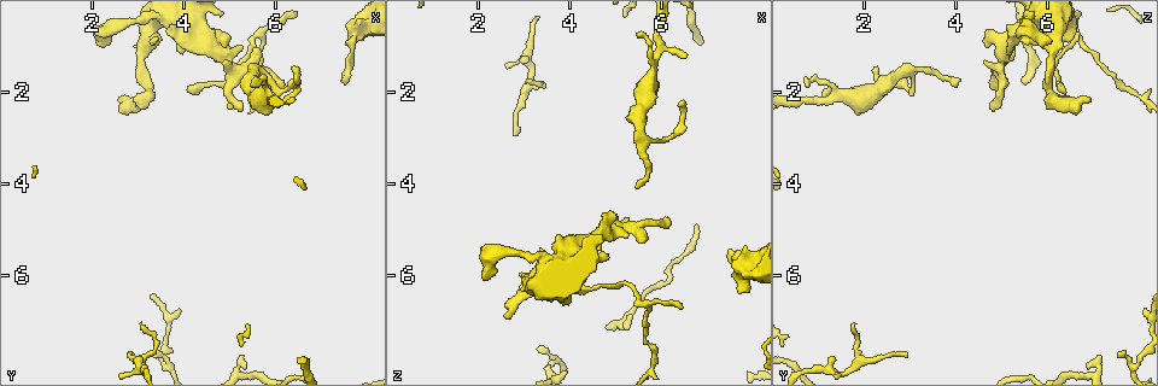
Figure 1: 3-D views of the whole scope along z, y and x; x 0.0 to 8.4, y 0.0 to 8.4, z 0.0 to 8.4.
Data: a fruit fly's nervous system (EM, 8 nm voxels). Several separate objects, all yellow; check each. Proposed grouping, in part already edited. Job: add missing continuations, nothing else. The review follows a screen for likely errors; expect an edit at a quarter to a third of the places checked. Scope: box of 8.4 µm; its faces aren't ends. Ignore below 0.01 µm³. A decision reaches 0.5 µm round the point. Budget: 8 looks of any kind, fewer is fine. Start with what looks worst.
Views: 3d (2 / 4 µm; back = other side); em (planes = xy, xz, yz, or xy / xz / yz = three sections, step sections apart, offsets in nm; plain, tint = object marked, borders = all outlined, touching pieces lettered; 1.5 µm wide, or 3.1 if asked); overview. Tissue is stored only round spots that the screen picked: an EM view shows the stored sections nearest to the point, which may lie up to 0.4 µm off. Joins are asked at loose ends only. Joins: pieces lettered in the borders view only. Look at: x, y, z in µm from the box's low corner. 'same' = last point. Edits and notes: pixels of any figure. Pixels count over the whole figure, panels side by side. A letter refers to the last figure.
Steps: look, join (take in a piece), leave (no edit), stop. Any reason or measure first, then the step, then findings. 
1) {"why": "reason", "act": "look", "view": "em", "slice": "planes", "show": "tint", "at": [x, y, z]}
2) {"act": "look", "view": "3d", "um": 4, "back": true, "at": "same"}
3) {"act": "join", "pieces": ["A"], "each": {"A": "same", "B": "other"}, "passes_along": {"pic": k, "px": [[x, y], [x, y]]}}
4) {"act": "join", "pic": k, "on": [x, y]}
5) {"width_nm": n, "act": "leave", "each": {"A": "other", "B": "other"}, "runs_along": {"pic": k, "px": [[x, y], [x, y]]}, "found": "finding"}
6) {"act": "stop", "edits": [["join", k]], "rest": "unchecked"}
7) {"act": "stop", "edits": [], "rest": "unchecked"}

{"why": "free end", "act": "look", "view": "em", "slice": "planes", "show": "borders", "at": [2.65, 2.15, 6.95]}

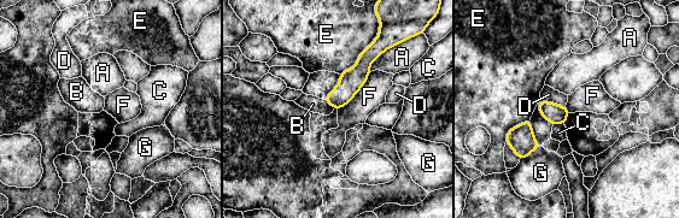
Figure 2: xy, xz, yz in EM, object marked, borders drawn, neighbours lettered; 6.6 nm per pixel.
{"act": "leave", "each": {"A": "other", "B": "other", "C": "other", "D": "other", "E": "other", "F": "other", "G": "other"}, "border": {"pic": 2, "px": [[370, 72], [358, 92], [337, 108]]}, "found": "no lettered piece goes on from it"}

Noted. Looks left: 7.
{"why": "branch stops here", "act": "look", "view": "em", "slice": "planes", "show": "borders", "at": [5.55, 1.05, 5.30]}

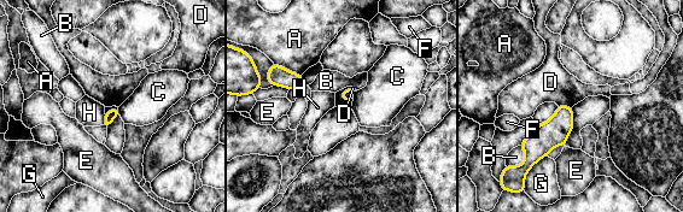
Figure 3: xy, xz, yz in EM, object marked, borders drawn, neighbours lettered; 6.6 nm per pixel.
{"act": "leave", "each": {"A": "other", "B": "other", "C": "other", "D": "other", "E": "other", "F": "other", "G": "other", "H": "other"}, "border": {"pic": 3, "px": [[356, 90], [344, 89], [340, 99]]}, "found": "no lettered piece goes on from it"}

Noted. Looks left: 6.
{"why": "an open end", "act": "look", "view": "em", "slice": "planes", "show": "borders", "at": [7.50, 1.80, 5.45]}

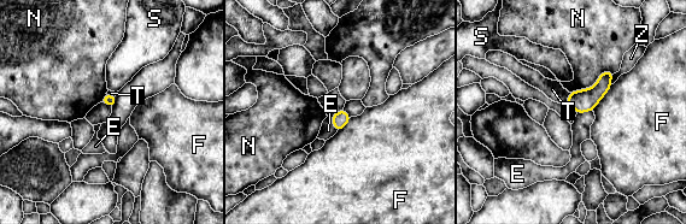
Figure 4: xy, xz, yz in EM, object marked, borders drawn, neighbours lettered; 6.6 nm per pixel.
{"act": "leave", "each": {"E": "other", "F": "other", "N": "other", "S": "other", "T": "other", "Z": "other"}, "border": {"pic": 4, "px": [[329, 117], [336, 131]]}, "found": "none of them fits"}

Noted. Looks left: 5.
{"act": "stop", "edits": [], "rest": "unchecked"}

